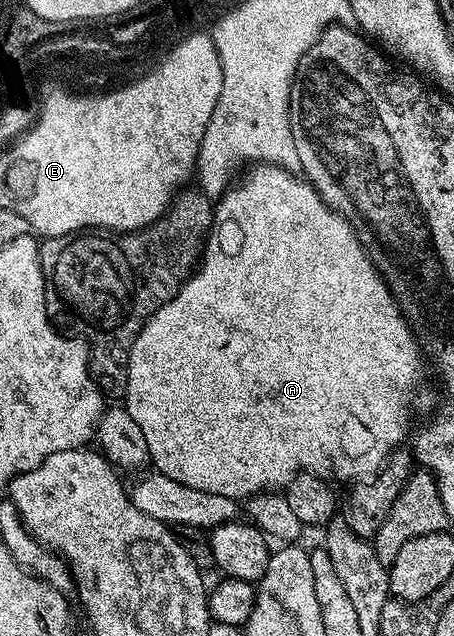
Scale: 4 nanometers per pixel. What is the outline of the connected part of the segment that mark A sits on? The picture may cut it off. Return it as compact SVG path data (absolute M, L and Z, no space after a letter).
M258 164L249 167L243 175L229 187L223 196L219 197L218 203L215 205L212 231L208 233L208 238L204 242L204 251L196 271L188 277L188 281L180 288L178 295L170 298L170 302L162 305L144 323L144 329L140 331L136 341L132 343L130 358L128 359L128 385L122 397L123 403L128 409L130 418L134 418L134 422L138 422L138 427L142 429L142 435L146 437L146 450L151 467L166 478L174 478L174 482L182 482L182 486L190 486L194 490L206 490L208 494L222 494L223 497L244 502L249 496L256 495L257 492L283 489L299 472L309 472L315 476L321 476L323 480L329 482L337 482L336 480L367 481L380 471L380 467L384 465L388 455L401 447L409 435L408 407L416 400L416 391L420 388L420 379L424 376L424 364L426 365L422 349L416 343L416 337L412 335L412 329L409 328L407 320L400 312L400 307L397 306L396 300L392 297L388 284L380 277L378 270L364 253L360 239L356 237L356 231L350 226L350 222L339 216L333 208L326 206L326 202L312 189L307 180L301 178L296 172L288 172L285 168L279 168L273 164Z

